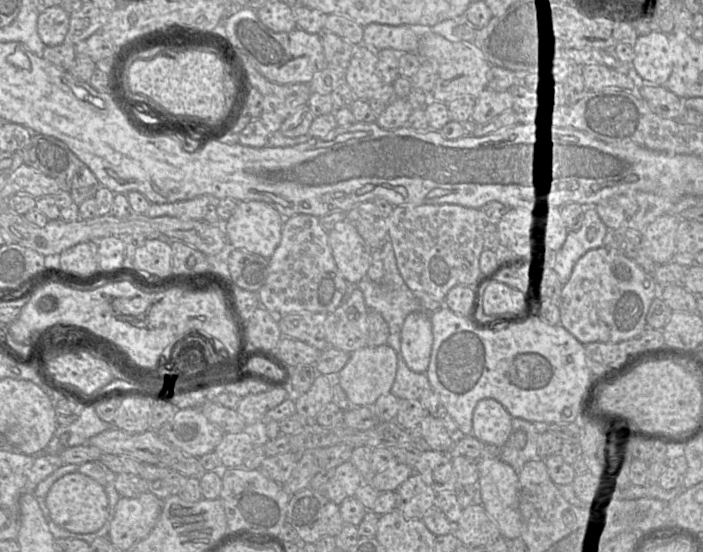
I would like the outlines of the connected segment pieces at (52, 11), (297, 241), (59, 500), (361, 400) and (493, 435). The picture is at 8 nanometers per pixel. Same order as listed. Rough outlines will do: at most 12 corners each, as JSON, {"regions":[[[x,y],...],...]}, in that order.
{"regions":[[[60,6],[40,13],[37,31],[48,47],[66,41],[70,15]],[[285,218],[257,292],[285,315],[329,314],[344,302],[319,218]],[[80,473],[45,497],[51,520],[76,534],[100,530],[108,497]],[[389,345],[351,353],[332,379],[352,406],[390,393],[397,354]],[[495,399],[473,411],[472,435],[503,447],[512,418]]]}

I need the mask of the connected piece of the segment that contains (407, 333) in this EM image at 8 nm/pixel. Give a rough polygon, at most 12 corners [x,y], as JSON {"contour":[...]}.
{"contour":[[410,313],[401,353],[412,371],[426,373],[433,331],[430,314]]}

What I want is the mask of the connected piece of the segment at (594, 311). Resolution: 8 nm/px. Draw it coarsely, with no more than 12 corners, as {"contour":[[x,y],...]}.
{"contour":[[609,247],[579,258],[560,324],[583,345],[639,337],[656,281]]}

